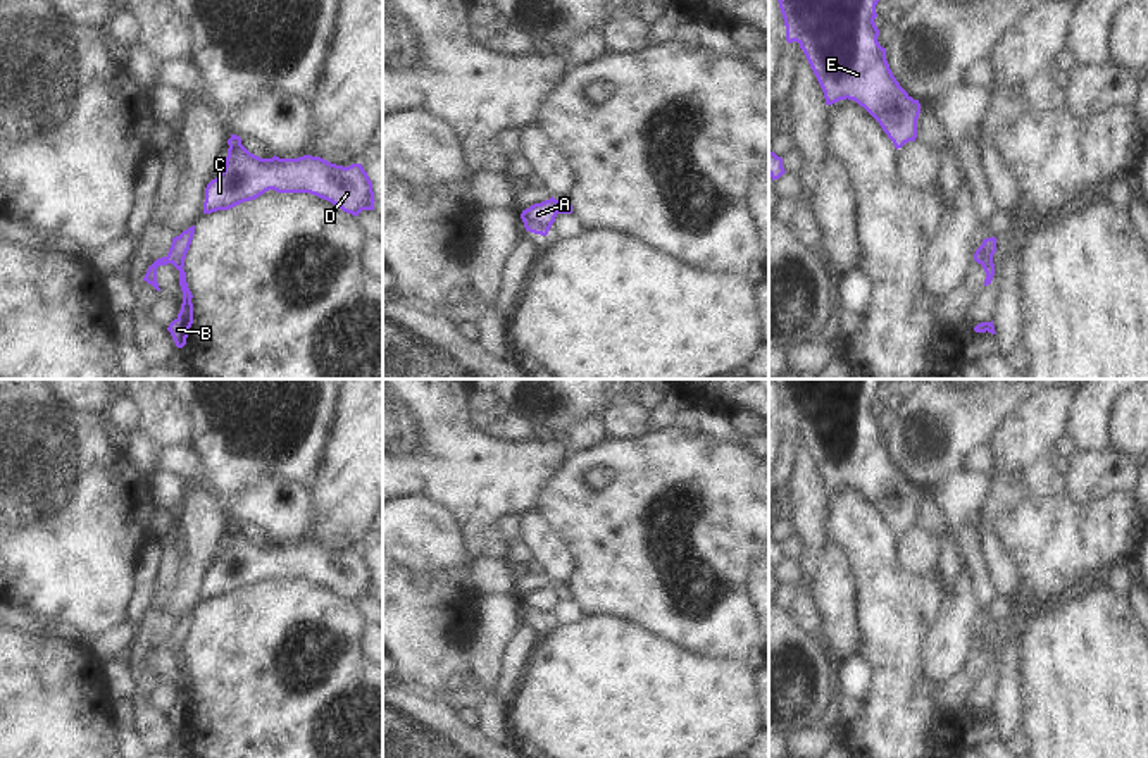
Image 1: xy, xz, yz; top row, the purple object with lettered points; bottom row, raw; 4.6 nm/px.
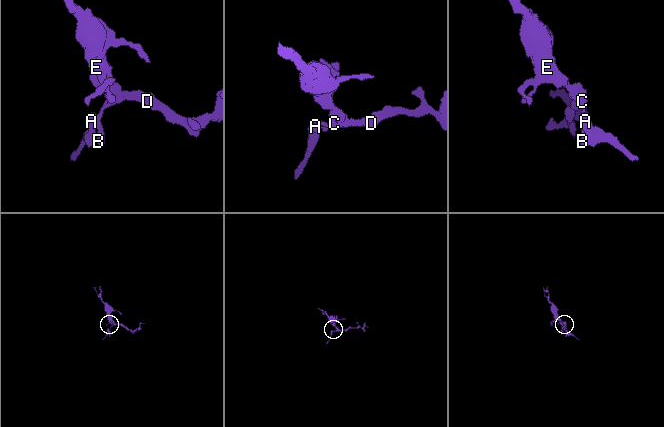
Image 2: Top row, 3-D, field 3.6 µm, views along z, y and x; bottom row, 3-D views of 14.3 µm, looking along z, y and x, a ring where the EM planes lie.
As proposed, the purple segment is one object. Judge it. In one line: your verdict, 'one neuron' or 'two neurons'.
two neurons

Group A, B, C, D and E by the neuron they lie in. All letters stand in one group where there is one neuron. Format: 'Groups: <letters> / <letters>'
Groups: A / B C D E.

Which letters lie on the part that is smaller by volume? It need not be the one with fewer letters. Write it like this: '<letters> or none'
A

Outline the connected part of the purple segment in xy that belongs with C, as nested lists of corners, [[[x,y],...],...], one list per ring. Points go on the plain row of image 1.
[[[231,520],[228,531],[224,556],[205,574],[203,600],[229,596],[269,575],[310,579],[355,603],[362,596],[374,596],[372,568],[362,550],[343,553],[312,541],[260,544],[236,520]]]

